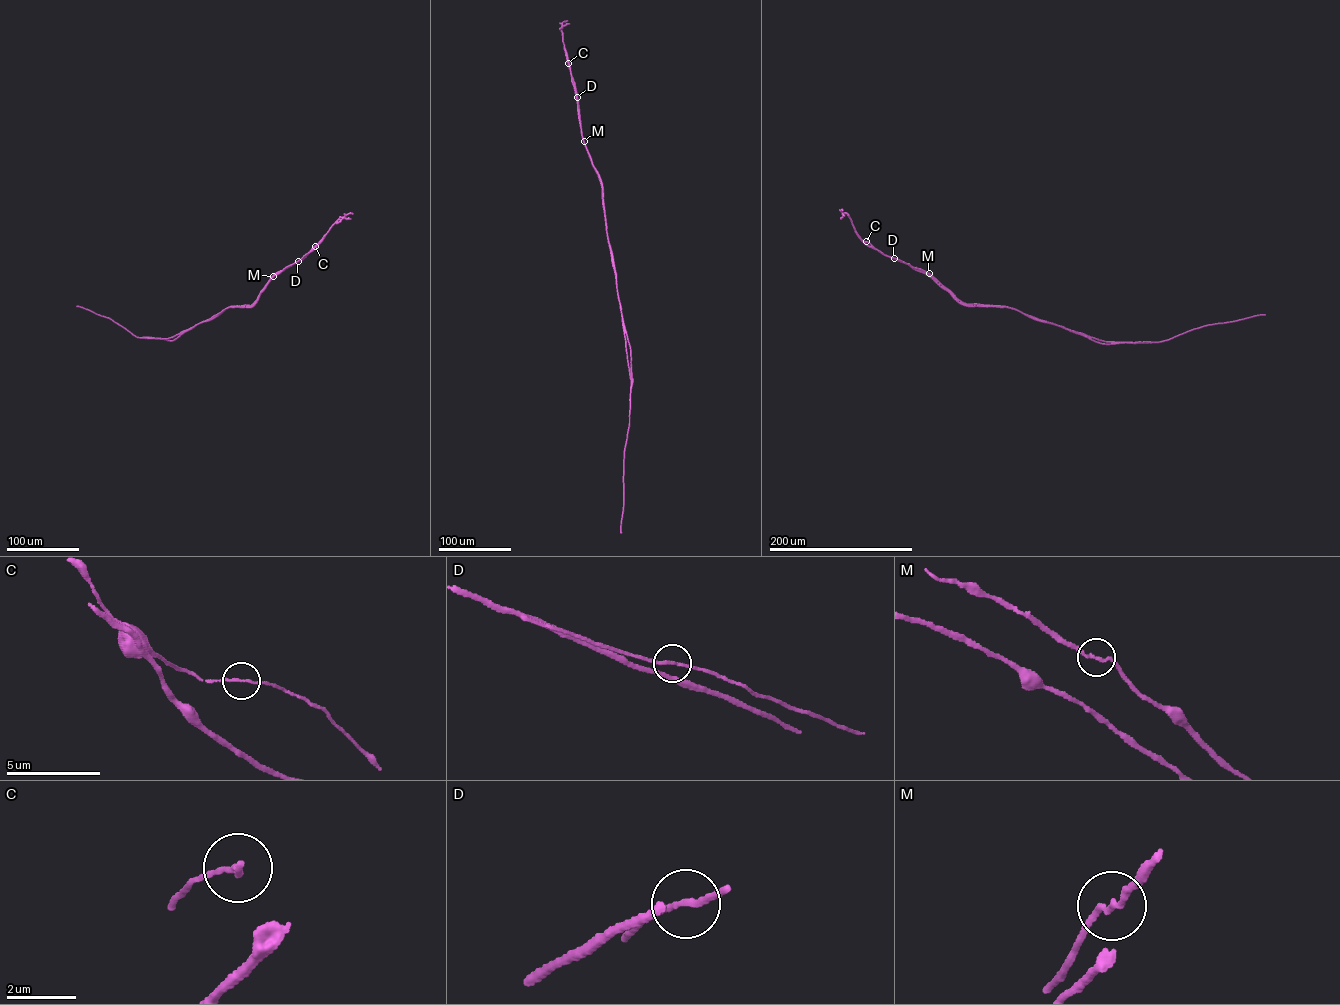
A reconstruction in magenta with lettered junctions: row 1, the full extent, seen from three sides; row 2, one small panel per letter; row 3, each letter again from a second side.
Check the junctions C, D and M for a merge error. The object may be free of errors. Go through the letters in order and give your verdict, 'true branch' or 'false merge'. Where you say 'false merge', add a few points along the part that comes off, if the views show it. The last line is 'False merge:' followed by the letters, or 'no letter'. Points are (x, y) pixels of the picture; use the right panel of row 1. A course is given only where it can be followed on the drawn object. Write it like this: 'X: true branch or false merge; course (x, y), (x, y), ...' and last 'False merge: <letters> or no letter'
C: true branch
D: true branch
M: true branch
False merge: no letter

